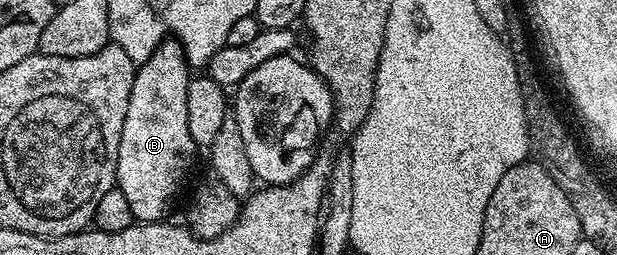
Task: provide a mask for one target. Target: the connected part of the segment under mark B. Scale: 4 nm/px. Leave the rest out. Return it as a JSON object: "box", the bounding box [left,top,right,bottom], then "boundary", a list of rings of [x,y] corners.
{"box":[115,39,197,223],"boundary":[[[165,39],[135,70],[133,91],[129,91],[129,111],[117,151],[115,180],[121,195],[133,210],[136,222],[159,223],[175,197],[175,188],[187,177],[195,161],[197,146],[189,135],[187,88],[193,70],[187,63],[183,44]]]}

